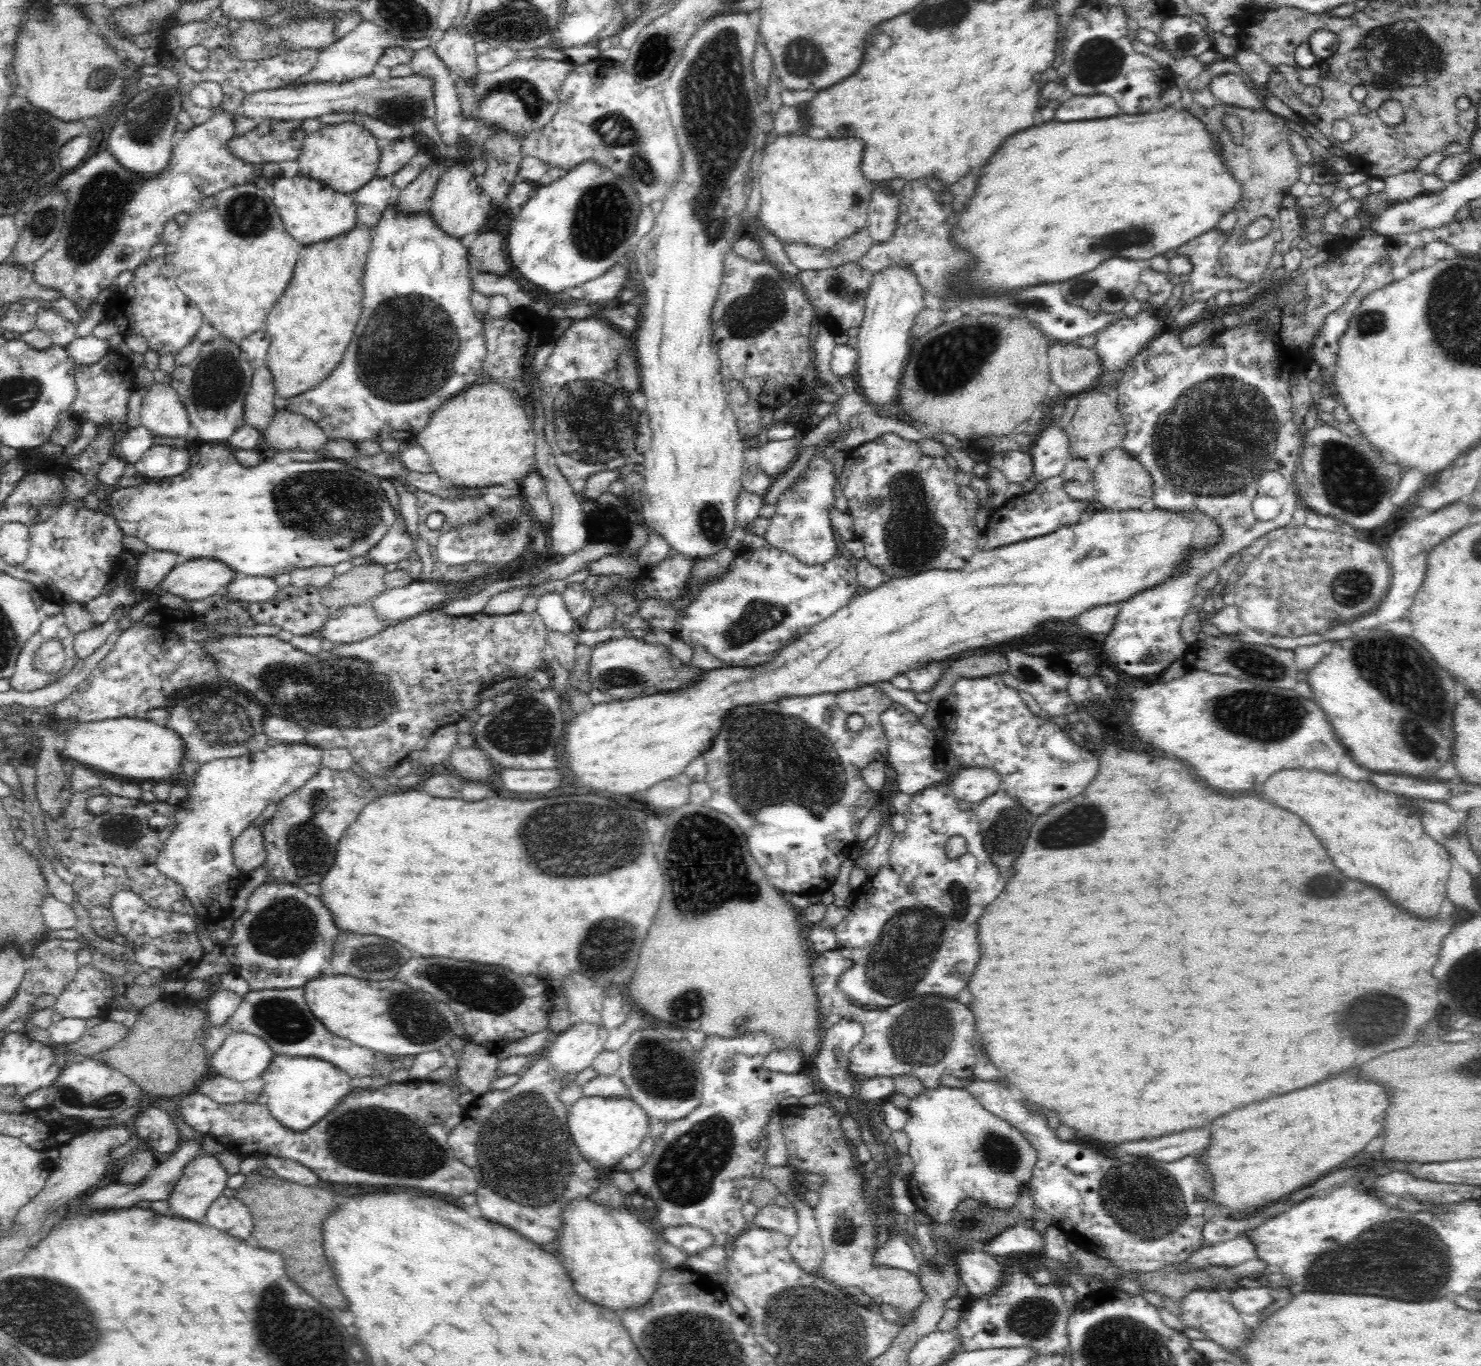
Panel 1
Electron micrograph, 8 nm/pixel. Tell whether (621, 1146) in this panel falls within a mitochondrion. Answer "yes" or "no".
no

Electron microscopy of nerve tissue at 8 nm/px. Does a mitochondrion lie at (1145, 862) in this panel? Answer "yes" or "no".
no

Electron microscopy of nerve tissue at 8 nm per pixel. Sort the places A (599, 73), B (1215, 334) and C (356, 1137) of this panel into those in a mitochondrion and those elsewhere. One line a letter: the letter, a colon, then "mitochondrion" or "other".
A: other
B: other
C: mitochondrion

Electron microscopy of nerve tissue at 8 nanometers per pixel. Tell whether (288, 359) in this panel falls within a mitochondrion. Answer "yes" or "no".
no

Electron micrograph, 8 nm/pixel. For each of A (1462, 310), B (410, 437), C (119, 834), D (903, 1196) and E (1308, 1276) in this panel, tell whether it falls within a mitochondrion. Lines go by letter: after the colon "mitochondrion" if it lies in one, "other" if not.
A: mitochondrion
B: other
C: mitochondrion
D: other
E: mitochondrion

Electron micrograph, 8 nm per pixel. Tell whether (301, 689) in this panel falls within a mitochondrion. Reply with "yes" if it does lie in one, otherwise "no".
yes

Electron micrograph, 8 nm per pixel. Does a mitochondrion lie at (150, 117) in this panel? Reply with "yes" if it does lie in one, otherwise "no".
yes

